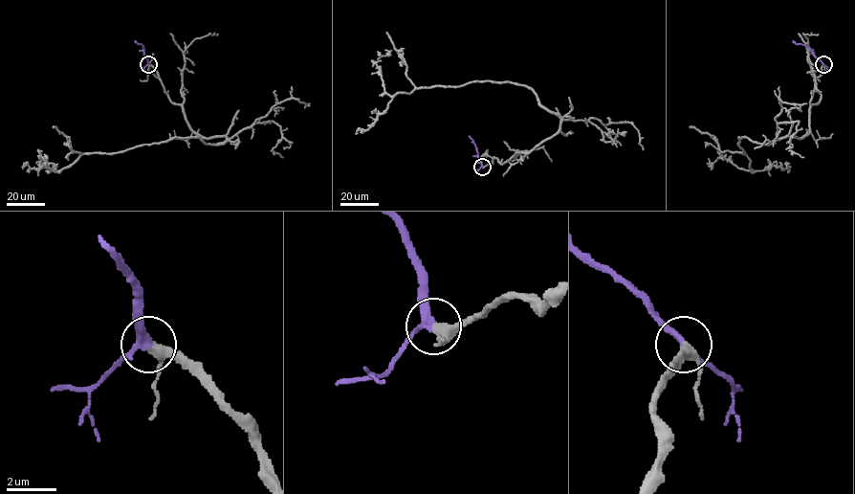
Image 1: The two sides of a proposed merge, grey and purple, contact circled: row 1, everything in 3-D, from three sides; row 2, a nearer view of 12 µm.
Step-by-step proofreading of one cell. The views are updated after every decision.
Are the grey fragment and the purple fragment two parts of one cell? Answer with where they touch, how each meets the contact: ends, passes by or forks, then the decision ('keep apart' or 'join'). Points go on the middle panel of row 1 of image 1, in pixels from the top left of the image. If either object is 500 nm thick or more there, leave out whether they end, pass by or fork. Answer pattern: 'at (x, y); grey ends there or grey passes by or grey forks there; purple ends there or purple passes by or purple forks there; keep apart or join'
at (482, 167); grey passes by; purple passes by; join

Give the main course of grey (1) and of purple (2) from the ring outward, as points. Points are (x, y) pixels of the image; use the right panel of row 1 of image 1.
1: (823, 64), (806, 135), (769, 144), (739, 137), (753, 171), (722, 157), (707, 164)
2: (823, 64), (809, 48), (793, 40)

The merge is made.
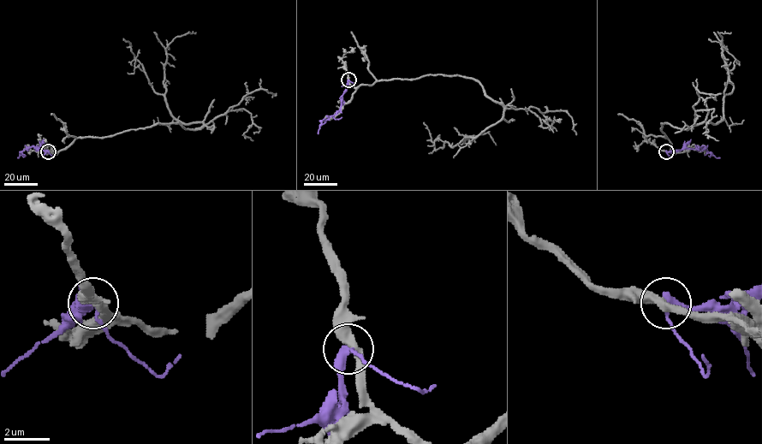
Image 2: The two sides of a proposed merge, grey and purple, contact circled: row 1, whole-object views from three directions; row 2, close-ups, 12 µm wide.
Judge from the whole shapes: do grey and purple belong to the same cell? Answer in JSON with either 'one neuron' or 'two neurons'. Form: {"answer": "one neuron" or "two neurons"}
{"answer": "two neurons"}

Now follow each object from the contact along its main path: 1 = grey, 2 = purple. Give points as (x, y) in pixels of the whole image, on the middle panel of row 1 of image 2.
1: (348, 79), (357, 87), (461, 75), (503, 107), (495, 124), (452, 147), (436, 150), (423, 122)
2: (348, 79), (341, 109), (321, 121), (318, 133)

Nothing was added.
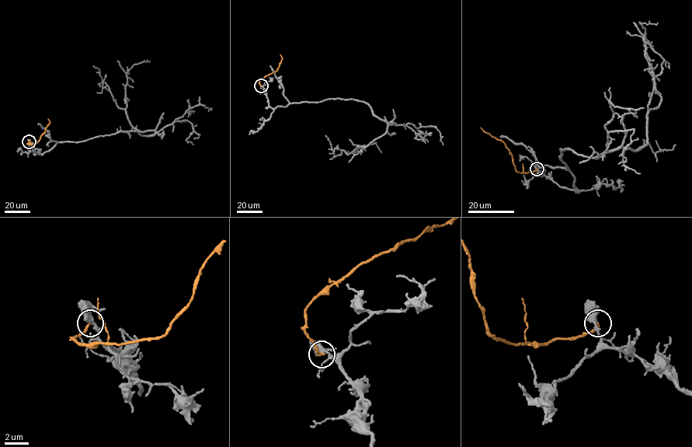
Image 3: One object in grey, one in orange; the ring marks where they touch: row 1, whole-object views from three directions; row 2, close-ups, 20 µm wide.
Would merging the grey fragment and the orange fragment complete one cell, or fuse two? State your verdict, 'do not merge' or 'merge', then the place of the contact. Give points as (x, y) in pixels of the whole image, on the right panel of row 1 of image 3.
do not merge | (537, 169)

